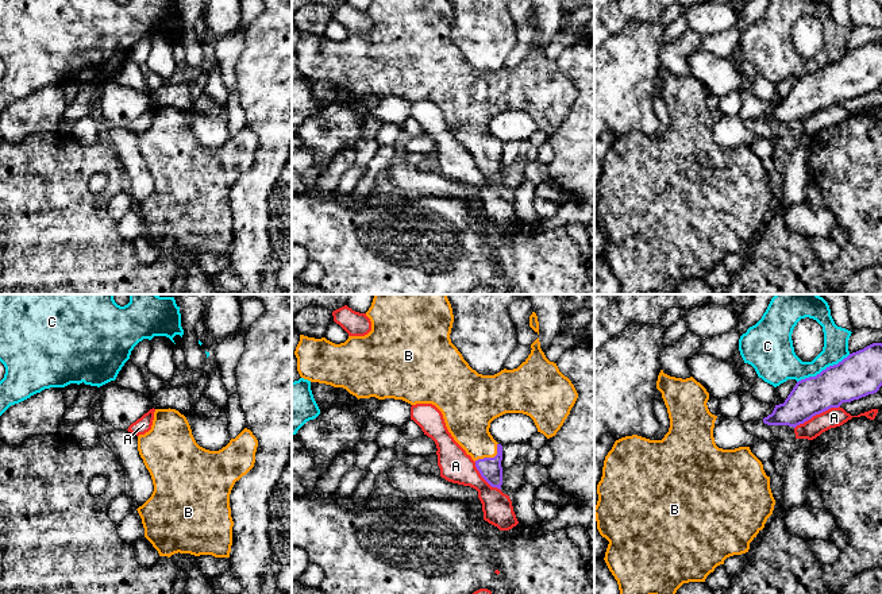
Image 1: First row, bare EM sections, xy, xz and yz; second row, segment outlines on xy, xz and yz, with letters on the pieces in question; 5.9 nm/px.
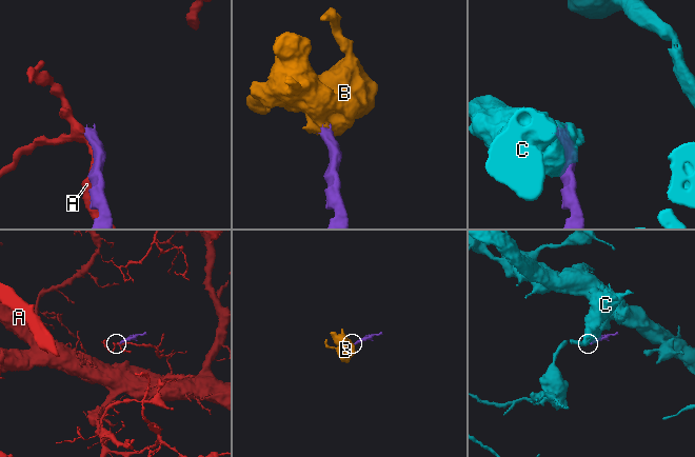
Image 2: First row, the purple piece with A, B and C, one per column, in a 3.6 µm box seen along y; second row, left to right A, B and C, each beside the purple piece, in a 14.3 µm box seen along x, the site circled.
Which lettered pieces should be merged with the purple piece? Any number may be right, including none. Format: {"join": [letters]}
{"join": ["B"]}

